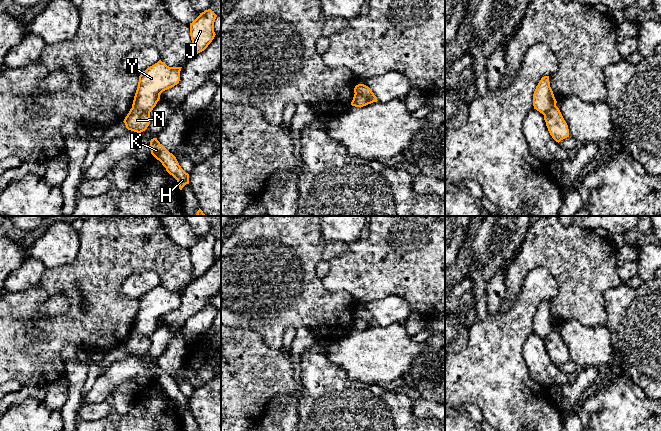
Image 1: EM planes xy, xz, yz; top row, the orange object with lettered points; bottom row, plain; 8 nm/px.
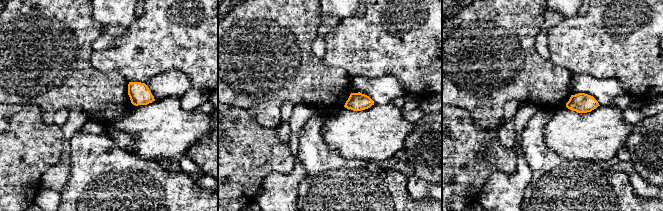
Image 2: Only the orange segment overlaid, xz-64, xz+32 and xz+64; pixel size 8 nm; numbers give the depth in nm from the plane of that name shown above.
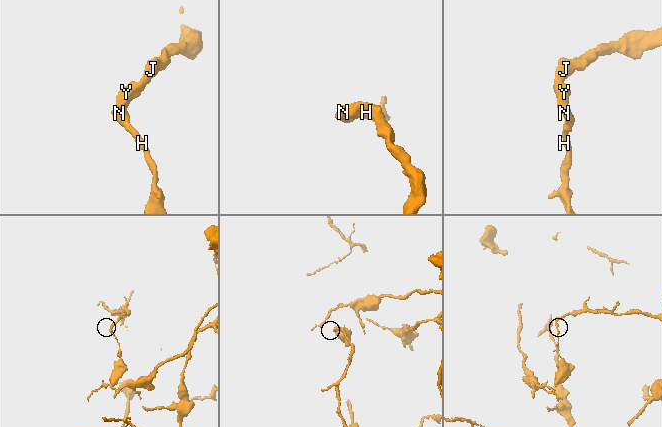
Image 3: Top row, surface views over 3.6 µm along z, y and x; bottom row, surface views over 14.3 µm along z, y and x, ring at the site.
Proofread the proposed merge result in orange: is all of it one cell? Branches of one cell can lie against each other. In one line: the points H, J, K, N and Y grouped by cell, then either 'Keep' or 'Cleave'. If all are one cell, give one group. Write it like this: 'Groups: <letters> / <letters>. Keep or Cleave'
Groups: H K N / J Y. Cleave

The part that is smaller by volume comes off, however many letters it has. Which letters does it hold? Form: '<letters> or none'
H, K, N

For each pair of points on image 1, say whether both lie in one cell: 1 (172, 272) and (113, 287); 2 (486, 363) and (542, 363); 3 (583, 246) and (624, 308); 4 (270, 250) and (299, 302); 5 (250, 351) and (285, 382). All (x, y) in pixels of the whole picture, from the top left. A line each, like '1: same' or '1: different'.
1: same
2: different
3: different
4: same
5: same

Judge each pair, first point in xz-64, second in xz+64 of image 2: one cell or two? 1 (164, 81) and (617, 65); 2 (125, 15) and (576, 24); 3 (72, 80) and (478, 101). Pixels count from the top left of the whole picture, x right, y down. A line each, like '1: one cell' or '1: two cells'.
1: two cells
2: two cells
3: one cell

